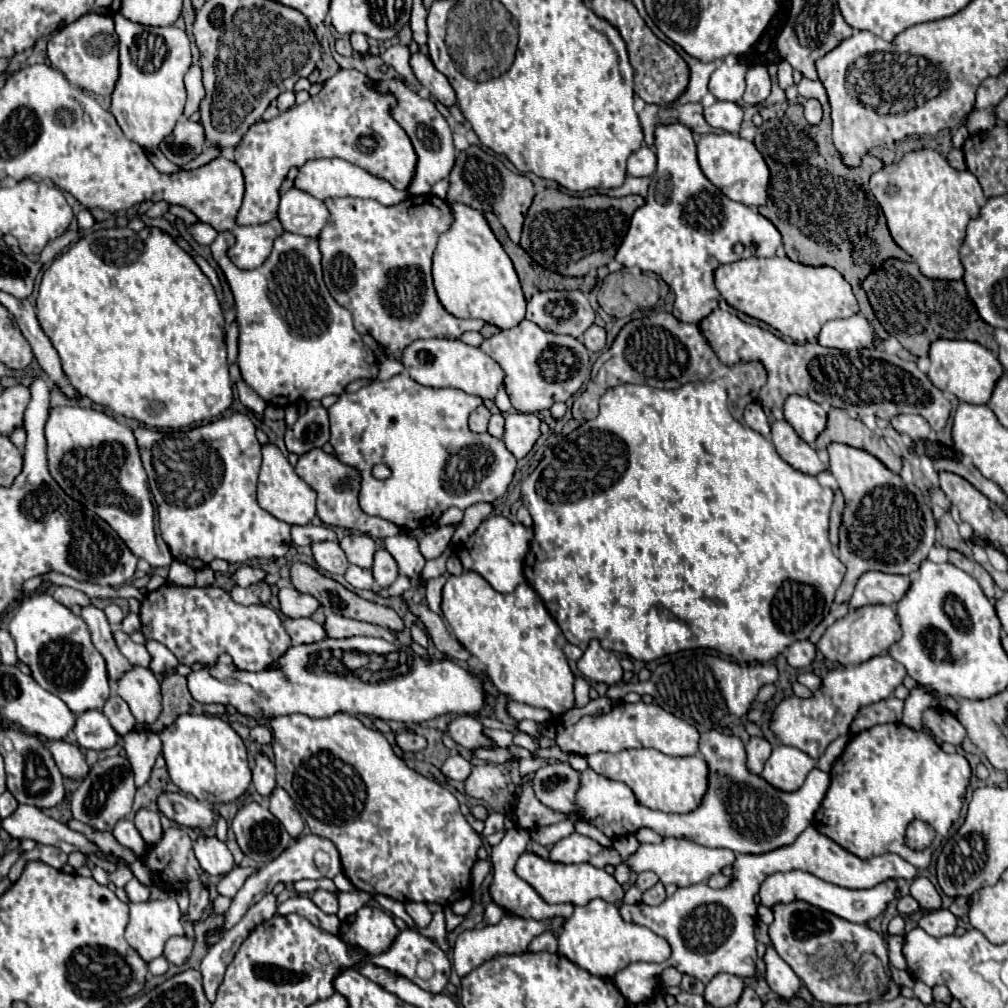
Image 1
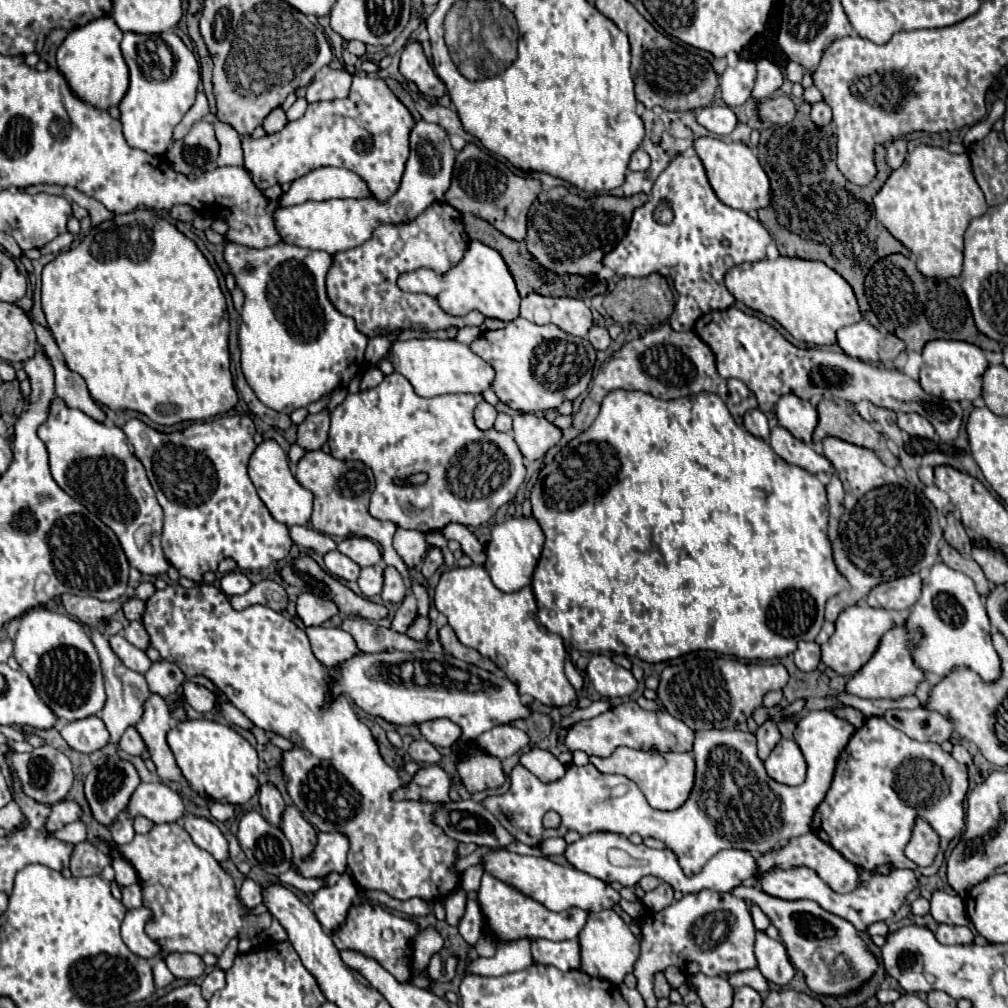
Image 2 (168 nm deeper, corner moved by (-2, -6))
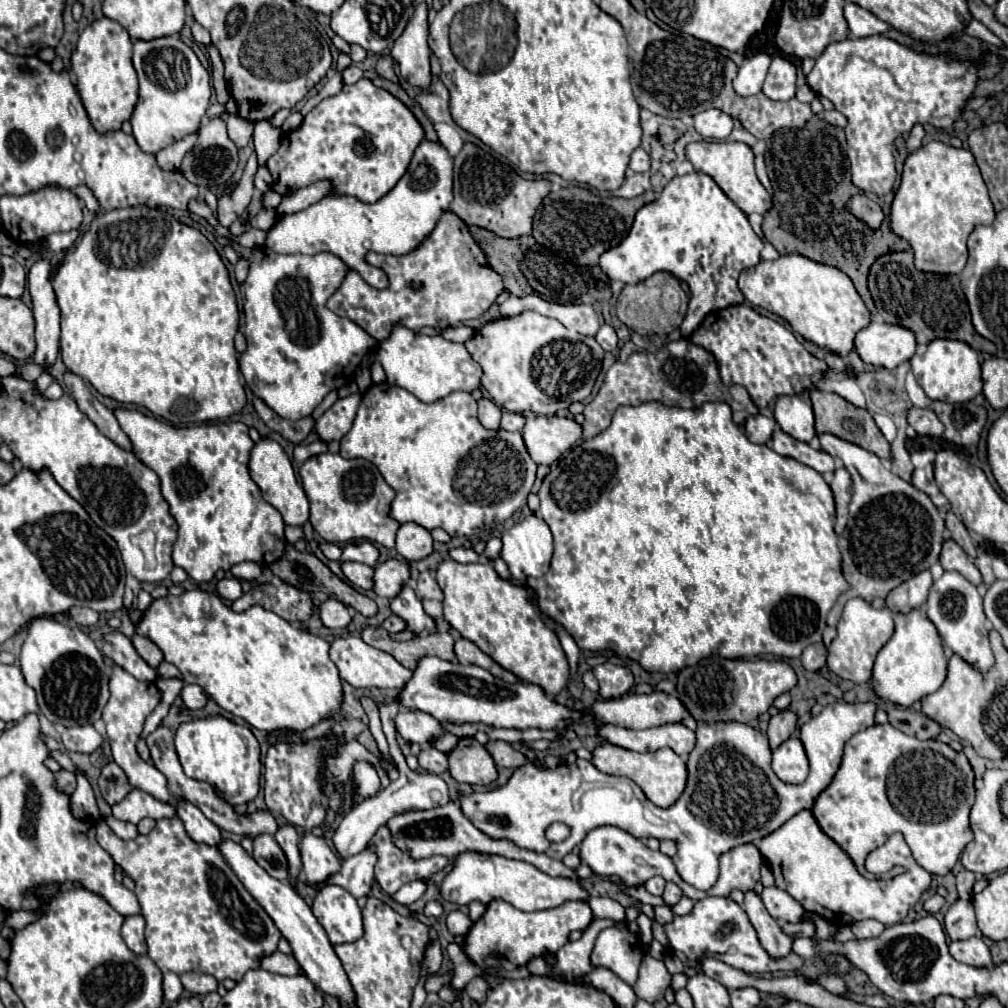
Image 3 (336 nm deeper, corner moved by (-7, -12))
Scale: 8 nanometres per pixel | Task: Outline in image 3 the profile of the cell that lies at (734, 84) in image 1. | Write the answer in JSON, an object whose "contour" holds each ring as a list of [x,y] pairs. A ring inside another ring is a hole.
{"contour":[[[757,54],[757,56],[745,60],[739,66],[739,72],[733,80],[733,90],[743,98],[759,94],[761,86],[765,82],[765,74],[767,74],[769,64],[771,64],[771,58],[767,54]]]}

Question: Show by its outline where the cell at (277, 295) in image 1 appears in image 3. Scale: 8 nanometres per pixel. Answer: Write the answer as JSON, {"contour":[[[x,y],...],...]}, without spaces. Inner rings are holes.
{"contour":[[[267,246],[255,248],[249,260],[249,276],[245,280],[245,340],[247,350],[239,356],[239,368],[249,384],[251,392],[259,396],[271,410],[281,418],[301,420],[311,416],[311,412],[321,404],[321,400],[341,386],[345,386],[361,360],[377,346],[365,330],[361,330],[353,320],[341,318],[327,310],[327,298],[339,288],[345,272],[349,270],[345,262],[329,252],[315,256],[305,254],[277,254]]]}

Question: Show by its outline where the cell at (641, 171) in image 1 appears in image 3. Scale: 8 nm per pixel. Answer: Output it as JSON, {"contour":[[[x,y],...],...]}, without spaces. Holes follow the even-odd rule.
{"contour":[[[637,148],[637,150],[631,154],[629,168],[631,168],[633,172],[647,172],[647,170],[651,168],[651,164],[649,164],[649,154],[647,154],[643,148]]]}

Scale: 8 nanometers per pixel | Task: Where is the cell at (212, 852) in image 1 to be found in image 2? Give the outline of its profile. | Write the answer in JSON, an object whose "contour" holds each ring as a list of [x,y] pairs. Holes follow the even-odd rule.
{"contour":[[[184,814],[180,822],[182,822],[182,828],[192,836],[198,848],[204,848],[206,852],[210,852],[218,862],[228,858],[228,842],[212,820],[194,816],[194,814]]]}

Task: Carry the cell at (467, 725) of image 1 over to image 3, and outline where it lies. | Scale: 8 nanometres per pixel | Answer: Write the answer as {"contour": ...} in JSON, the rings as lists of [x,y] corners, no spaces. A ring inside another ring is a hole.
{"contour":[[[401,710],[395,718],[395,726],[397,726],[397,732],[405,740],[417,742],[417,744],[433,744],[439,736],[447,734],[445,728],[441,726],[441,722],[425,712]]]}

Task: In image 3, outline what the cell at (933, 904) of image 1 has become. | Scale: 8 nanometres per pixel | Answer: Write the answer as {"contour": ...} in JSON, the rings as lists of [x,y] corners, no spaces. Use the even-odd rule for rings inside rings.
{"contour":[[[957,900],[945,914],[945,930],[951,940],[967,940],[977,934],[977,920],[971,900]]]}

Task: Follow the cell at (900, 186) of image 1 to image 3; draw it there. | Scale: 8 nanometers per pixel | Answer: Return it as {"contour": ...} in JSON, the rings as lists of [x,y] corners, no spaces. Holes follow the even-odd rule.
{"contour":[[[929,142],[905,160],[903,178],[891,204],[889,228],[911,244],[917,270],[959,274],[967,262],[969,234],[979,224],[991,224],[993,216],[995,212],[973,154],[943,142]]]}

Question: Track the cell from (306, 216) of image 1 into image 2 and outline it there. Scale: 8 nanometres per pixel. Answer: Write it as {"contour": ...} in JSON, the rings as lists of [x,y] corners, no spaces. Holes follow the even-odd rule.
{"contour":[[[420,120],[410,134],[410,158],[406,162],[406,170],[396,194],[386,200],[332,198],[324,202],[304,202],[290,208],[278,208],[272,214],[276,232],[286,244],[324,250],[328,254],[356,248],[372,236],[374,226],[378,226],[380,222],[410,222],[412,218],[418,218],[432,202],[444,200],[444,192],[448,190],[452,178],[454,156],[456,152],[450,146],[448,134],[438,124]]]}

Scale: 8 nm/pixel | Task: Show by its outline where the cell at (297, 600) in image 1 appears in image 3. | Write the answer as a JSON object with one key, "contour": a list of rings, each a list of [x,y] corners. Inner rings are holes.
{"contour":[[[325,600],[319,606],[319,618],[323,622],[323,626],[327,628],[345,628],[351,622],[351,614],[349,608],[345,604],[341,604],[339,600]]]}

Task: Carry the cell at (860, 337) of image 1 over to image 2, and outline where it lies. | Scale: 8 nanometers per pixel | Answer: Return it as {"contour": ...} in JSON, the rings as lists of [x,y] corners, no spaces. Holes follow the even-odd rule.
{"contour":[[[866,320],[840,328],[838,344],[848,356],[860,358],[864,362],[888,362],[906,348],[900,338],[888,332],[880,332]]]}

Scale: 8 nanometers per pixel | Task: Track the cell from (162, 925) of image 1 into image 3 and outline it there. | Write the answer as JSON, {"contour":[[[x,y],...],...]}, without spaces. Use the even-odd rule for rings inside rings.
{"contour":[[[141,914],[137,916],[127,916],[121,928],[121,936],[125,944],[129,946],[131,952],[135,954],[147,954],[147,944],[145,944],[145,918]]]}

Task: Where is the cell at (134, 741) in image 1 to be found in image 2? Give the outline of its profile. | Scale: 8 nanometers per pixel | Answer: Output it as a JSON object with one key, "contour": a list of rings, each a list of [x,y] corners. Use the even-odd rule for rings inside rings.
{"contour":[[[140,783],[124,812],[128,812],[132,818],[146,816],[154,824],[162,824],[162,822],[178,822],[184,816],[185,806],[178,792],[166,784]]]}

